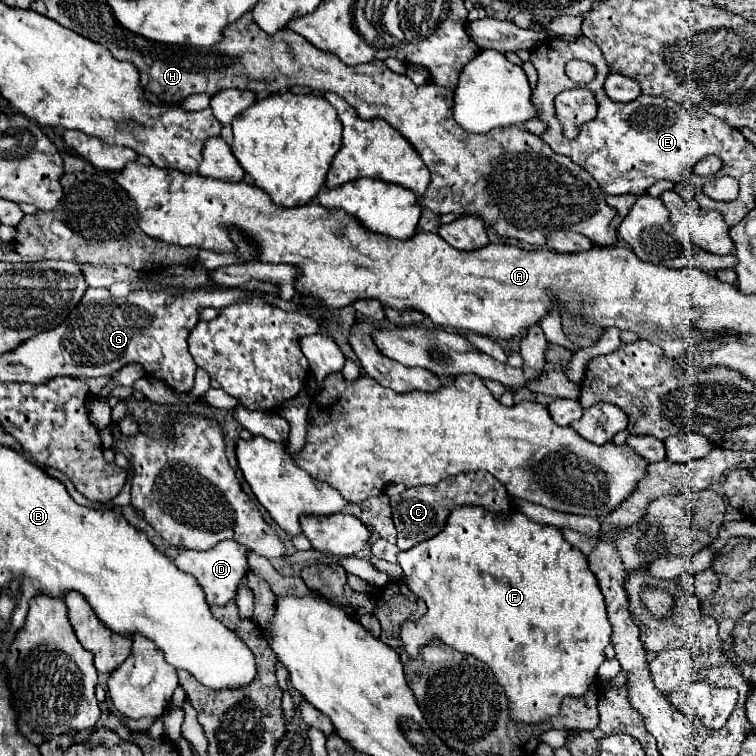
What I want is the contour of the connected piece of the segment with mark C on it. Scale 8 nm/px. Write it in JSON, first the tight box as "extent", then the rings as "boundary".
{"extent":[390,471,514,551],"boundary":[[[470,471],[470,473],[458,473],[454,477],[442,479],[438,485],[420,485],[420,487],[410,487],[402,495],[390,499],[392,507],[392,519],[398,531],[398,549],[408,551],[414,545],[438,535],[444,525],[448,515],[452,513],[454,507],[482,507],[490,513],[512,513],[514,503],[510,503],[510,495],[502,487],[500,481],[496,481],[488,471]]]}

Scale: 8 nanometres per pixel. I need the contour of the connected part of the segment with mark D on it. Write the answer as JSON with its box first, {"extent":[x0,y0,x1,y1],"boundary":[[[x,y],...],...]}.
{"extent":[174,541,248,605],"boundary":[[[222,541],[210,551],[180,551],[180,555],[174,559],[176,567],[184,573],[192,573],[198,583],[202,585],[206,593],[208,605],[226,605],[228,601],[234,601],[236,589],[244,575],[248,573],[248,561],[246,561],[248,549],[234,543],[234,541]]]}

